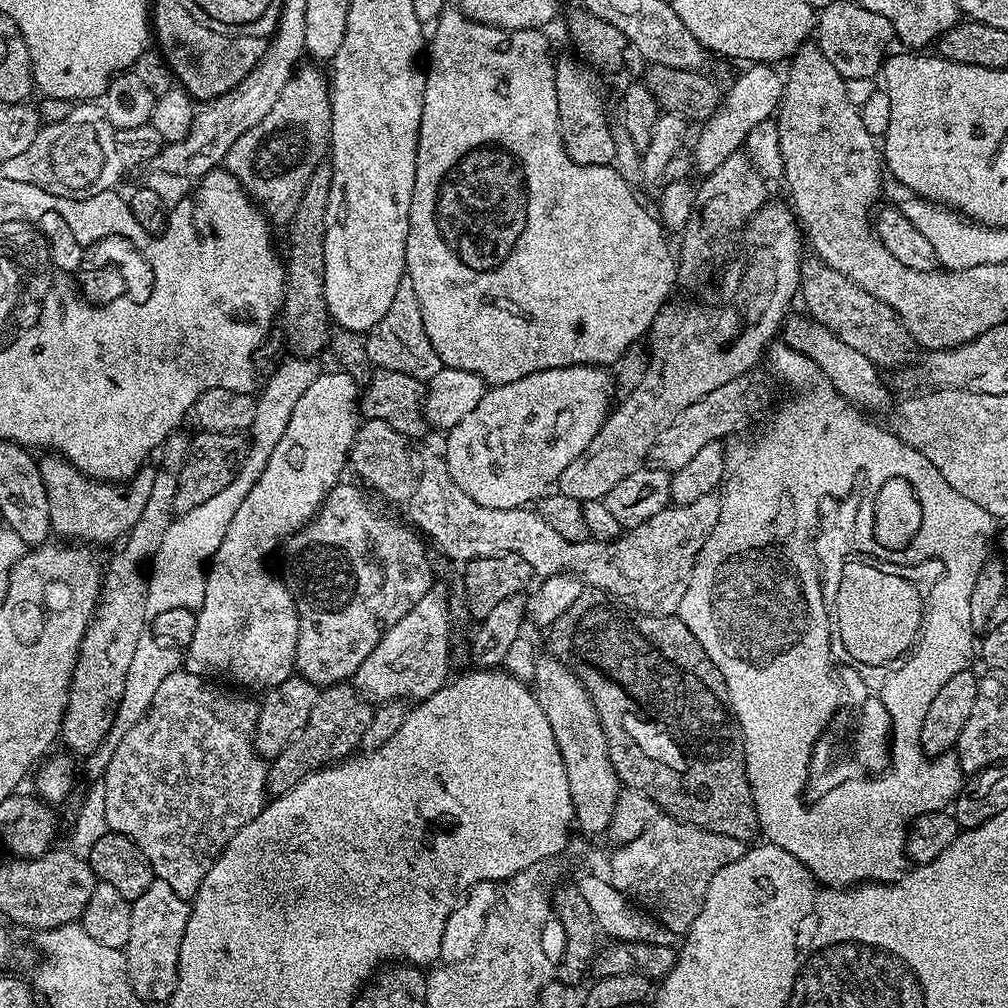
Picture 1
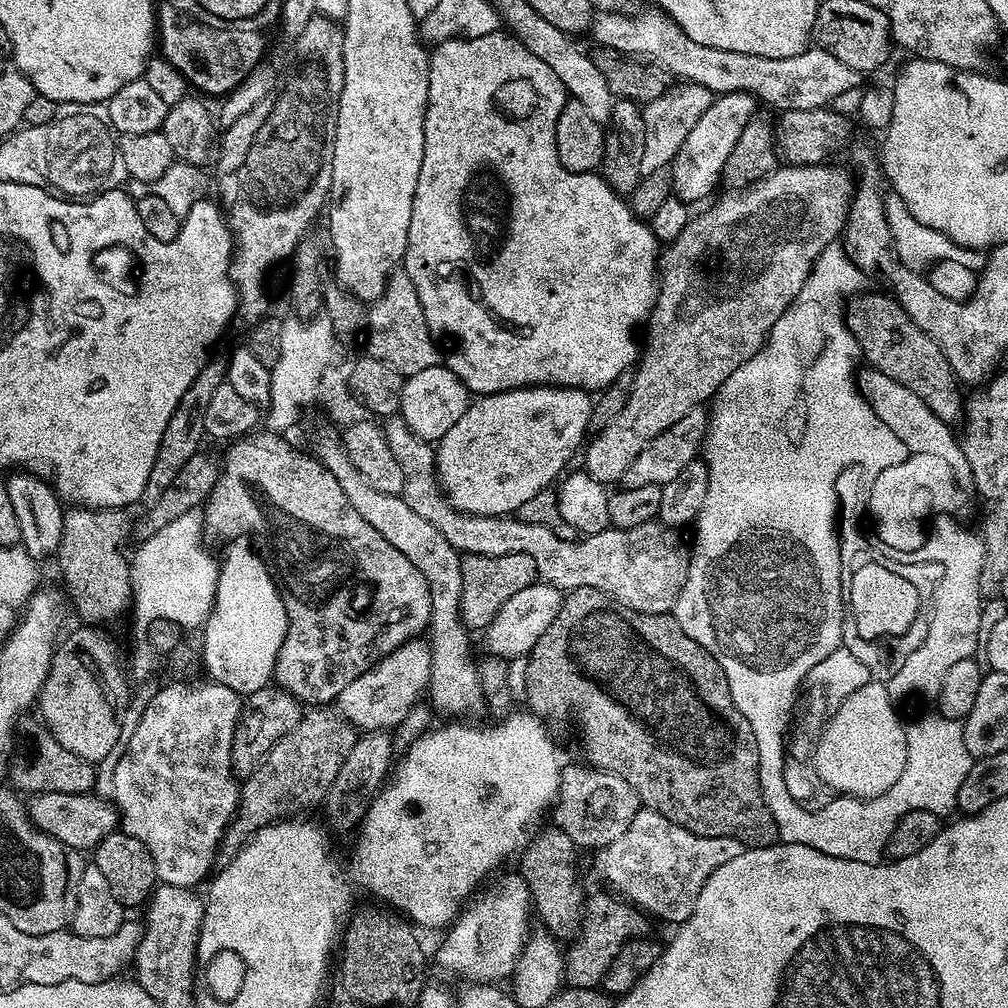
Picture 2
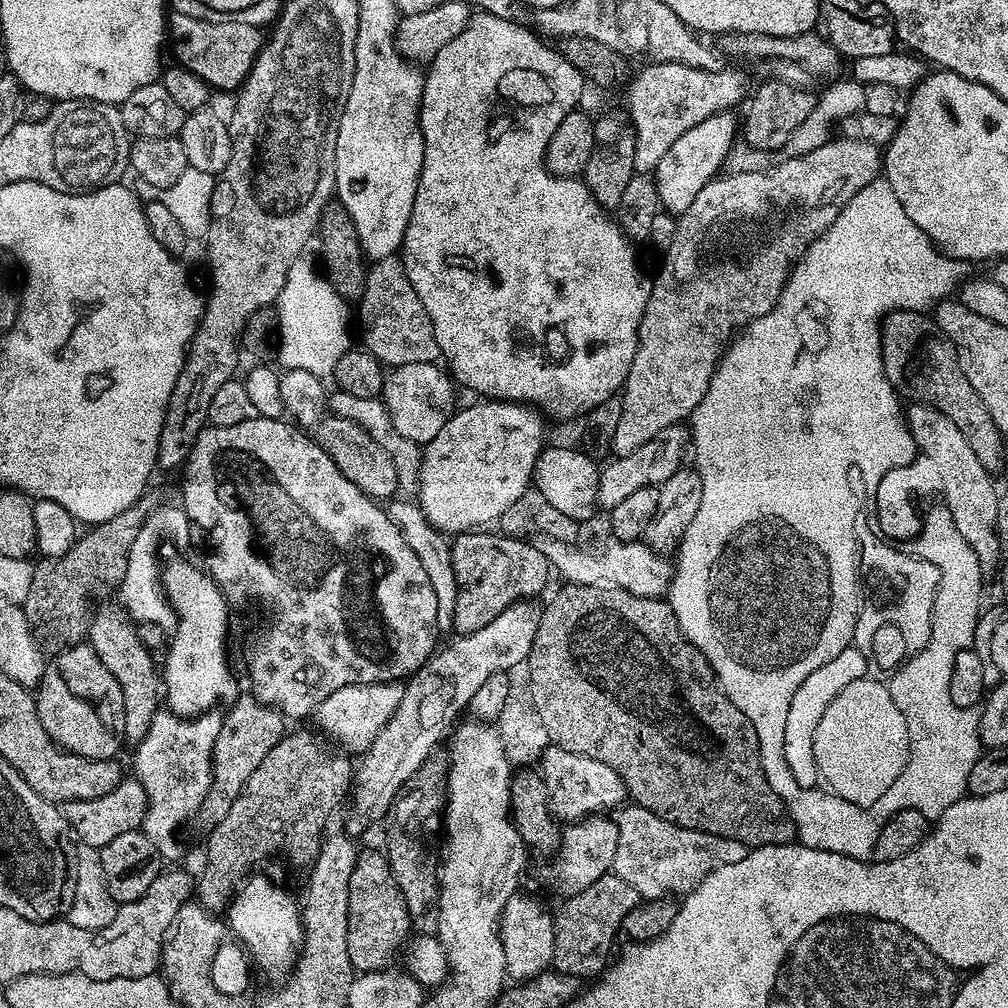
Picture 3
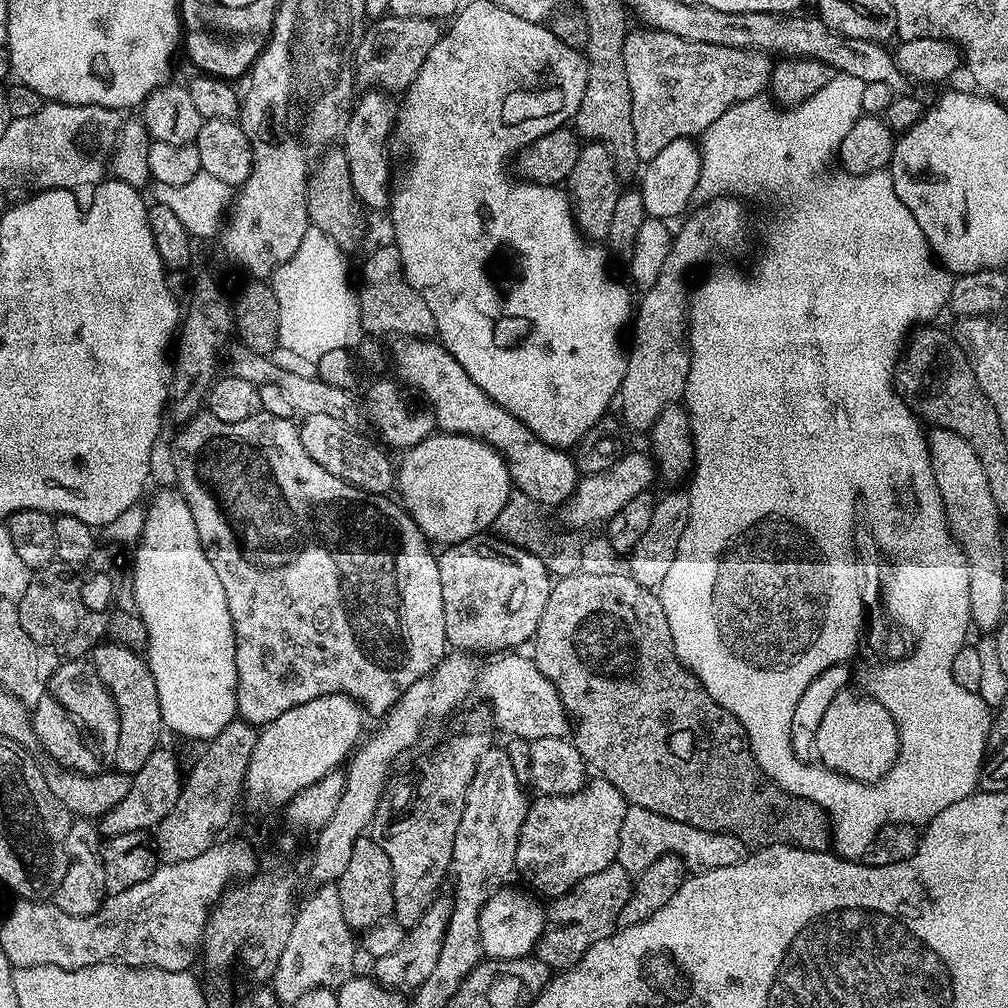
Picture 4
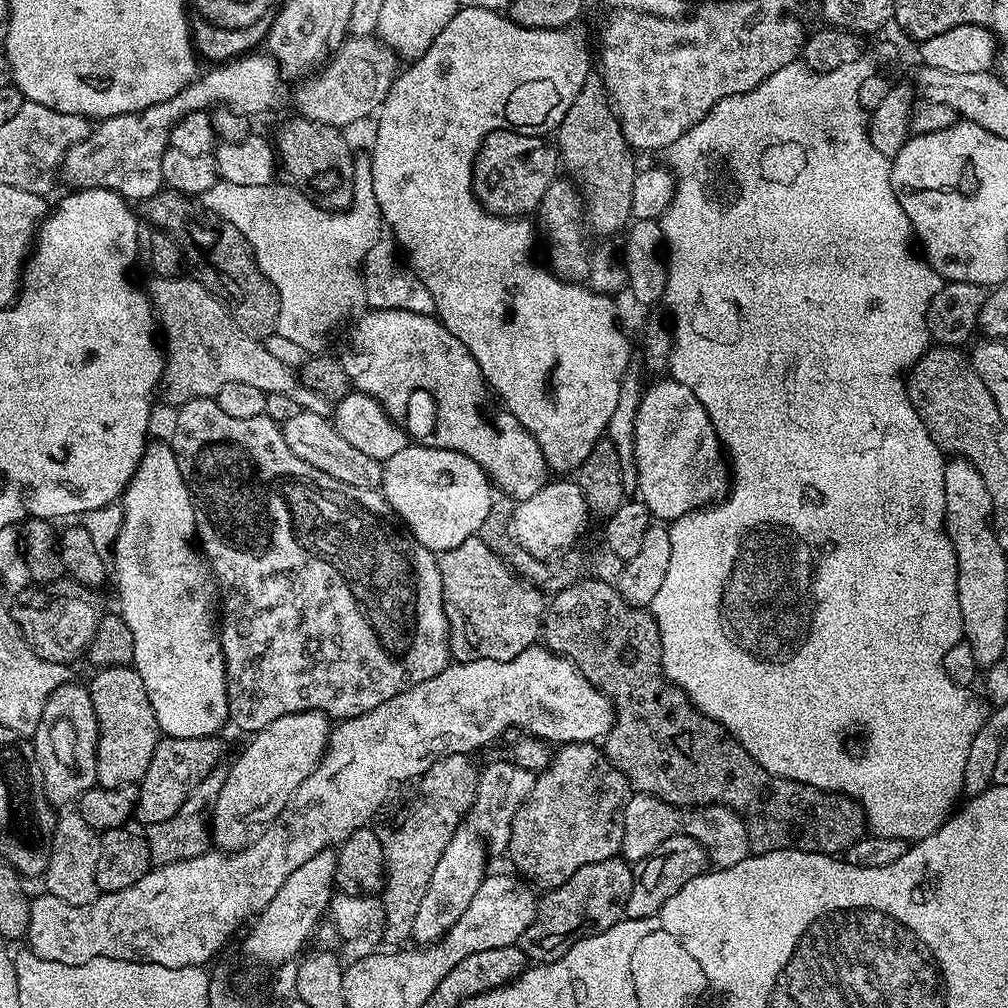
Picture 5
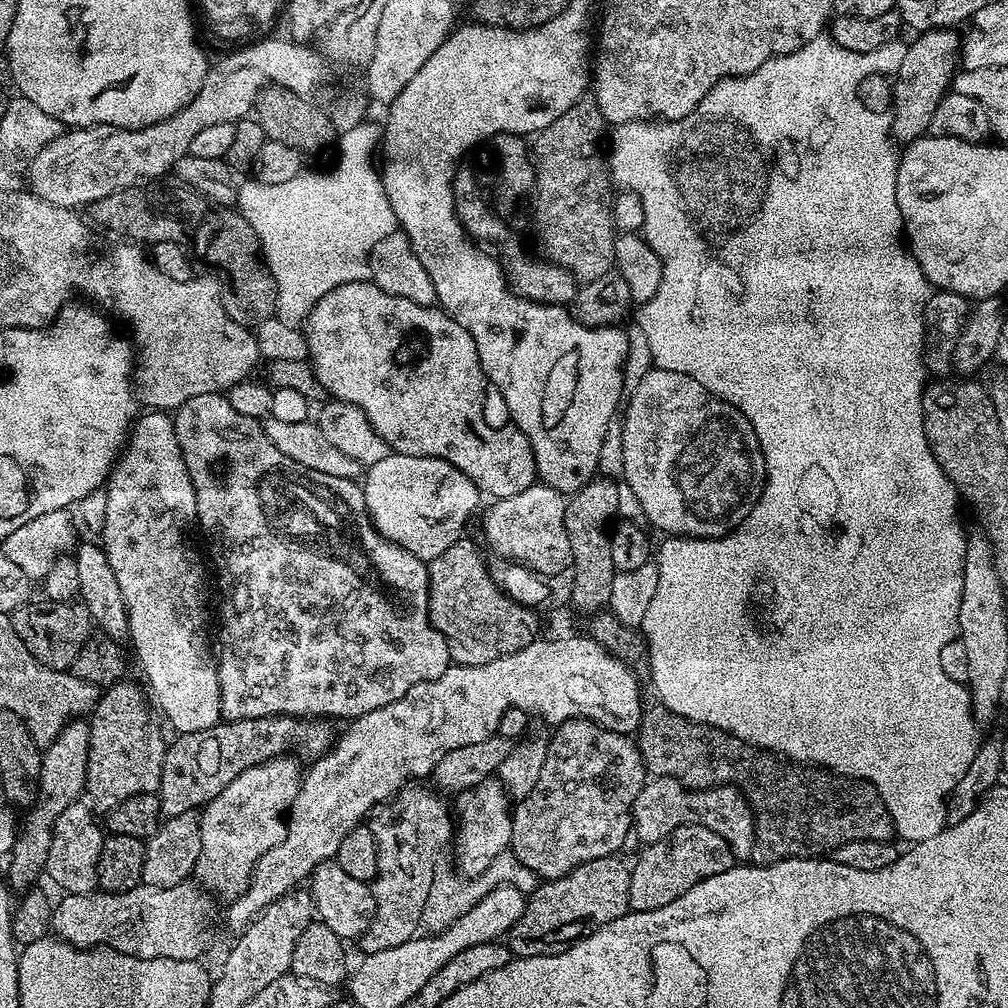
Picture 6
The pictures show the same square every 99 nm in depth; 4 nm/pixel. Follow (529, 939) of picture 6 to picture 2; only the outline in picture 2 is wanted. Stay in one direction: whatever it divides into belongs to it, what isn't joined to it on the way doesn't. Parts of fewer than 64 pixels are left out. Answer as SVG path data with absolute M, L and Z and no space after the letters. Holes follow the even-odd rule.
M600 892L593 900L591 897L585 903L580 932L576 939L567 945L564 970L567 983L573 988L597 987L603 981L606 970L610 970L610 962L614 962L622 946L637 934L643 933L640 931L644 928L645 917L623 899L612 896Z

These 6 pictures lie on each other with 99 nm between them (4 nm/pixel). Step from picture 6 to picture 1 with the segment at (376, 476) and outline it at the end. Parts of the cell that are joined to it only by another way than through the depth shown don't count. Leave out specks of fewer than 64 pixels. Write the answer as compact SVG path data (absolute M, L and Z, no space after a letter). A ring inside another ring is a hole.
M594 364L547 368L541 372L530 374L526 378L518 378L518 382L497 384L485 391L482 402L478 402L478 406L474 406L474 410L470 410L470 414L466 414L466 418L462 418L462 422L458 422L458 426L447 429L448 441L445 442L444 449L442 449L444 461L450 466L450 474L454 478L454 482L458 482L458 486L462 486L462 490L466 490L466 494L470 494L470 498L474 498L474 502L478 502L478 506L490 506L494 510L523 508L539 501L540 497L559 481L562 470L566 470L566 466L570 466L570 462L574 462L574 458L578 458L578 454L582 454L582 450L586 450L586 446L590 446L590 442L594 442L594 434L598 434L598 430L603 426L613 400L614 380L609 369Z

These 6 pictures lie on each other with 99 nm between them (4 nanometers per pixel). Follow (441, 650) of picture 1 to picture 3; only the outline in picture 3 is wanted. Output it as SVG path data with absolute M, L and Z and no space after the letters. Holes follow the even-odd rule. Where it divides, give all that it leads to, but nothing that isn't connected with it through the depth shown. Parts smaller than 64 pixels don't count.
M393 682L390 684L351 684L342 686L342 690L334 690L326 702L317 706L314 713L315 727L329 741L337 740L339 747L345 753L362 754L378 738L382 726L390 722L394 710L398 710L398 702L402 702L404 684Z

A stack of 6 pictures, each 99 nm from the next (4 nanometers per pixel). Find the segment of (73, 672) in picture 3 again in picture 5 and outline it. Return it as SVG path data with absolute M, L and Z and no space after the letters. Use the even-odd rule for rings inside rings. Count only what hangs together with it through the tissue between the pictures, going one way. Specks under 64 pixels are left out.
M83 683L63 684L48 699L38 730L31 737L38 766L42 770L42 786L53 809L60 810L75 805L82 794L97 787L99 738L98 718L94 714L94 702L87 687Z

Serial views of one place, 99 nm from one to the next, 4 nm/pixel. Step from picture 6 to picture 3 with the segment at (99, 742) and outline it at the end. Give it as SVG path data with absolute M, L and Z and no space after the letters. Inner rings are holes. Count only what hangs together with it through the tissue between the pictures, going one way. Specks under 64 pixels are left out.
M119 603L104 604L93 611L88 625L87 643L92 645L94 654L102 658L102 666L114 674L118 686L122 686L122 706L126 726L124 740L135 742L142 739L146 730L150 730L150 722L162 704L162 676L153 653L142 646L142 638L138 638L136 624Z

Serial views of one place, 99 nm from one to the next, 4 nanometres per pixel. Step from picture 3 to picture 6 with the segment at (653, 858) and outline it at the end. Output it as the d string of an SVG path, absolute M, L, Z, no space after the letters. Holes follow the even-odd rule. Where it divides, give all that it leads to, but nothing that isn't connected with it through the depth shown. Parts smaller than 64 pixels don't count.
M657 776L645 783L644 789L634 798L632 826L634 836L647 846L669 836L678 826L697 824L714 830L732 848L737 861L744 862L752 855L756 844L756 820L752 816L752 805L739 788L723 784L717 788L688 788L673 776Z

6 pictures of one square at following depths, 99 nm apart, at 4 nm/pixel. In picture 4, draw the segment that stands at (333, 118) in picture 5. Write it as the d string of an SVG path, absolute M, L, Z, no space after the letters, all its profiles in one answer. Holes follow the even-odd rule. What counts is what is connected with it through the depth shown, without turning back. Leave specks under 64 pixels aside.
M391 14L379 17L375 22L367 25L360 43L356 46L355 83L365 84L363 87L368 90L383 89L388 94L403 93L414 82L414 78L418 78L418 70L422 70L422 62L430 58L430 50L434 50L441 35L441 25L434 20Z

